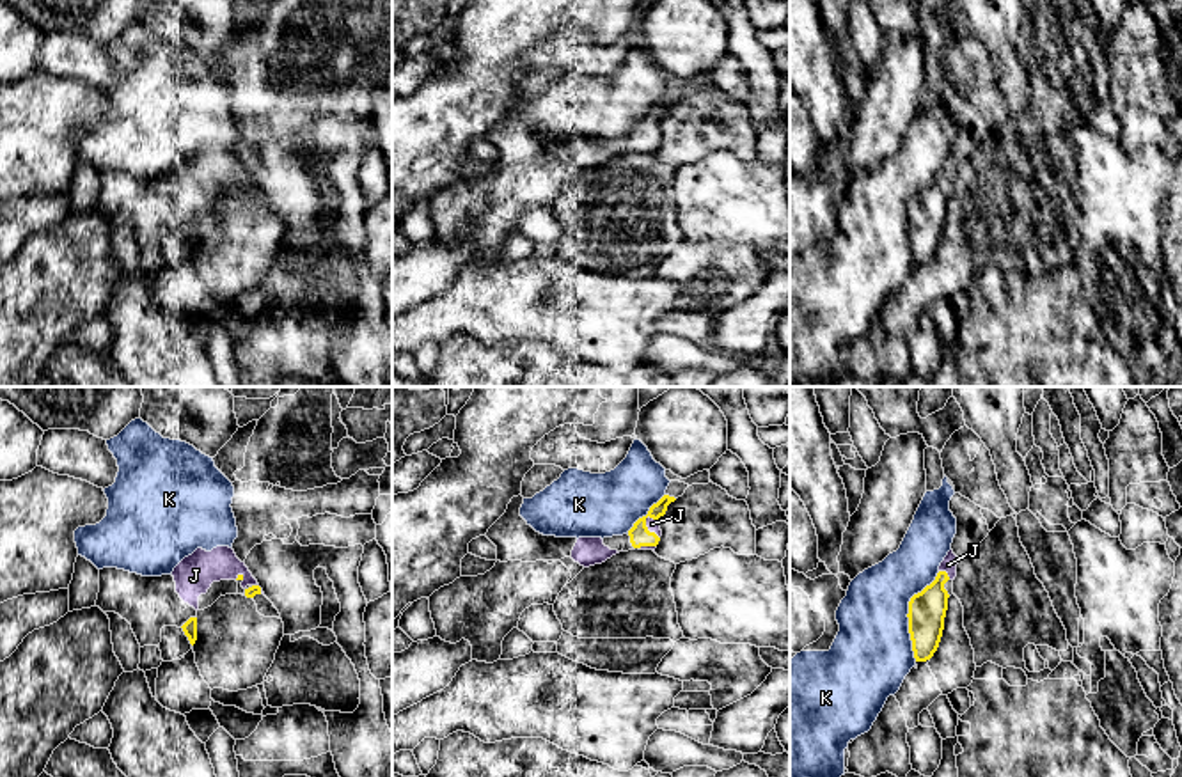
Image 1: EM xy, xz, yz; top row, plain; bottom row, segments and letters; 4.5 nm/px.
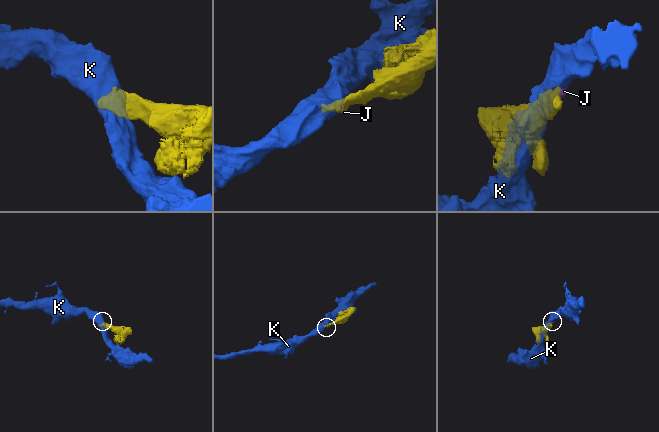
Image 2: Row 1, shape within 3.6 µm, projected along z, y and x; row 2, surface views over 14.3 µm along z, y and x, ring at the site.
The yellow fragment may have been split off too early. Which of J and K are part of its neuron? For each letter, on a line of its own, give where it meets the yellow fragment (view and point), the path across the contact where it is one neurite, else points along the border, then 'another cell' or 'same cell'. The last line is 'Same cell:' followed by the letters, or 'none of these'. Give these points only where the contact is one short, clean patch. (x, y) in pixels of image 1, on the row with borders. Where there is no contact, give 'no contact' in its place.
J: xz (646, 527) | across xz (639, 536), (646, 527), (652, 524) | same cell
K: yz (907, 614) | another cell
Same cell: J

